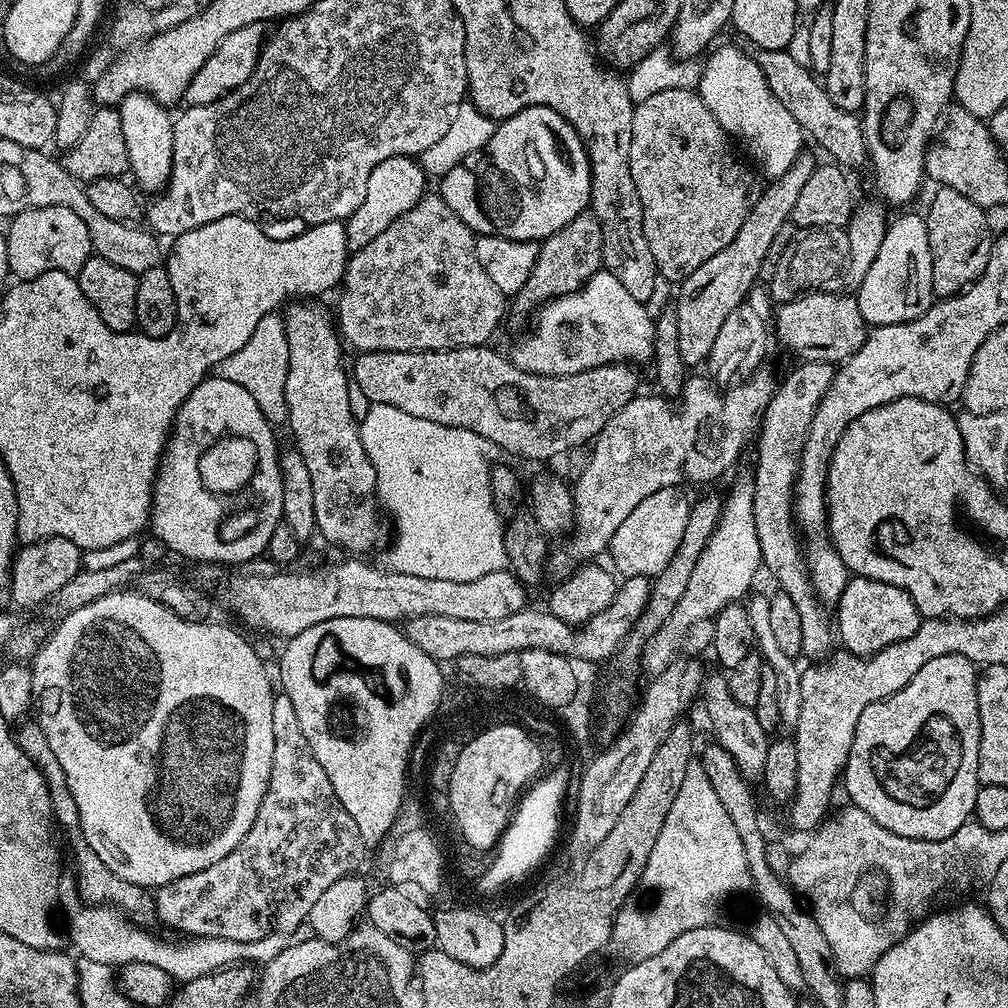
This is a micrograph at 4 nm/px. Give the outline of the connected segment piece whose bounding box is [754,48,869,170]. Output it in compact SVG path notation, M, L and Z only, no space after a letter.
M762 50L754 52L758 66L778 102L794 114L794 118L809 137L812 136L829 152L831 159L845 169L860 168L869 163L868 147L864 137L864 125L861 117L855 112L838 110L834 102L830 102L830 94L826 94L823 83L814 75L806 64L794 62L791 51Z

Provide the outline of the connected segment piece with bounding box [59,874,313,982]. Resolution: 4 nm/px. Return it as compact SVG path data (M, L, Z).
M71 875L60 877L59 907L64 908L64 916L68 919L66 936L77 948L79 955L93 962L111 966L123 966L134 962L147 962L149 966L158 966L176 982L187 982L194 978L202 978L206 974L216 972L219 968L231 968L237 964L263 966L269 964L282 950L290 946L298 946L298 942L313 939L312 928L307 922L297 926L293 932L270 934L266 938L258 938L258 942L230 942L226 938L195 937L185 948L175 948L164 940L159 940L147 928L133 924L118 908L86 904L76 891L76 881Z

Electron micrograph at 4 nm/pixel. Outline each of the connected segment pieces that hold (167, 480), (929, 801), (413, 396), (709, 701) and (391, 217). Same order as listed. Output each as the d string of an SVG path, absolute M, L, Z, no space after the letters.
M219 374L209 375L206 379L204 379L201 384L196 387L194 391L187 396L187 398L182 402L182 406L176 412L176 418L172 421L172 431L168 437L168 443L165 447L163 457L160 462L160 470L156 473L156 485L152 488L152 515L150 517L150 532L153 537L160 539L165 543L167 551L169 553L174 554L177 552L180 556L185 556L188 560L200 560L196 562L203 562L208 566L225 566L224 564L244 564L247 560L252 560L255 556L263 557L265 555L266 549L268 547L268 543L270 542L270 538L274 534L274 530L279 524L282 523L284 518L284 511L282 510L282 494L284 491L282 490L282 474L280 473L280 453L281 449L279 447L276 448L276 432L277 429L274 425L264 416L262 410L259 408L258 402L254 400L252 394L250 394L249 390L243 389L242 386L238 385L237 382L230 382L226 378L220 376Z
M946 654L942 658L933 658L931 662L926 662L914 678L898 694L887 696L884 700L874 702L862 710L858 718L858 726L854 730L854 742L850 746L848 760L844 763L842 773L842 788L848 791L848 796L855 807L866 810L878 826L898 834L902 838L914 838L915 840L941 840L950 838L954 830L958 830L963 824L969 823L970 817L974 813L974 802L980 789L980 779L978 778L978 746L980 745L980 711L978 710L978 690L976 682L978 679L978 668L970 662L970 658L962 658L962 654Z
M481 346L478 348L451 348L445 352L361 352L355 357L356 365L351 365L350 376L354 381L354 388L357 393L365 396L368 404L385 404L386 406L398 406L398 410L406 410L406 414L414 414L414 418L426 418L426 422L438 422L442 426L454 426L455 428L465 428L474 434L478 434L480 439L489 445L497 444L504 452L509 452L512 456L525 456L528 460L548 460L551 456L560 456L563 452L568 452L571 448L580 448L584 443L595 441L597 434L630 402L633 396L637 395L640 384L640 376L635 372L631 363L623 364L603 364L594 366L590 370L582 370L578 374L569 376L539 376L533 372L523 372L521 368L513 366L511 359L500 352L495 352L492 346Z
M715 671L705 675L700 695L702 700L706 700L706 714L716 732L715 739L734 758L744 778L749 782L759 781L764 775L767 751L771 744L769 733L759 725L755 709L734 701L729 692L727 675L723 671Z
M410 156L386 158L386 162L378 162L374 170L370 170L370 182L366 182L366 198L362 198L362 206L354 210L354 214L346 221L348 247L355 250L374 242L390 222L402 218L408 210L426 194L424 188L426 173L420 166L419 159Z

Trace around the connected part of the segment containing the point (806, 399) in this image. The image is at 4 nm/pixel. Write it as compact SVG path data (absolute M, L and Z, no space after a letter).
M810 360L807 362L802 362L798 364L798 368L794 369L792 373L789 374L788 378L784 381L782 380L777 387L775 395L772 396L772 401L768 403L768 409L764 412L762 417L762 425L758 430L758 441L760 440L760 446L756 454L756 472L754 471L754 479L756 481L756 486L754 488L754 522L758 526L758 540L762 546L762 564L774 579L777 580L780 585L778 585L779 591L790 594L790 598L794 601L794 606L798 609L798 615L800 621L802 621L802 653L805 657L809 656L809 661L820 662L825 659L833 651L834 645L832 645L832 640L834 644L834 624L826 613L825 605L821 604L820 599L816 596L816 591L812 585L811 580L808 578L808 561L806 559L805 549L802 547L802 536L798 531L798 525L794 515L794 497L796 495L796 479L798 478L798 470L800 469L800 463L802 462L802 450L806 446L806 438L810 434L810 424L814 422L814 412L818 410L818 402L823 398L825 390L830 386L830 382L836 377L836 368L831 364L823 364L821 360Z

